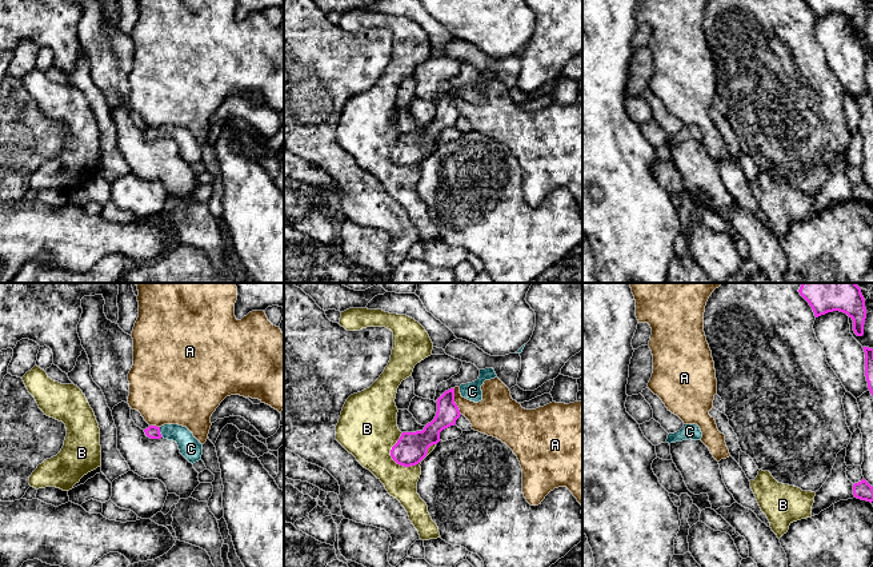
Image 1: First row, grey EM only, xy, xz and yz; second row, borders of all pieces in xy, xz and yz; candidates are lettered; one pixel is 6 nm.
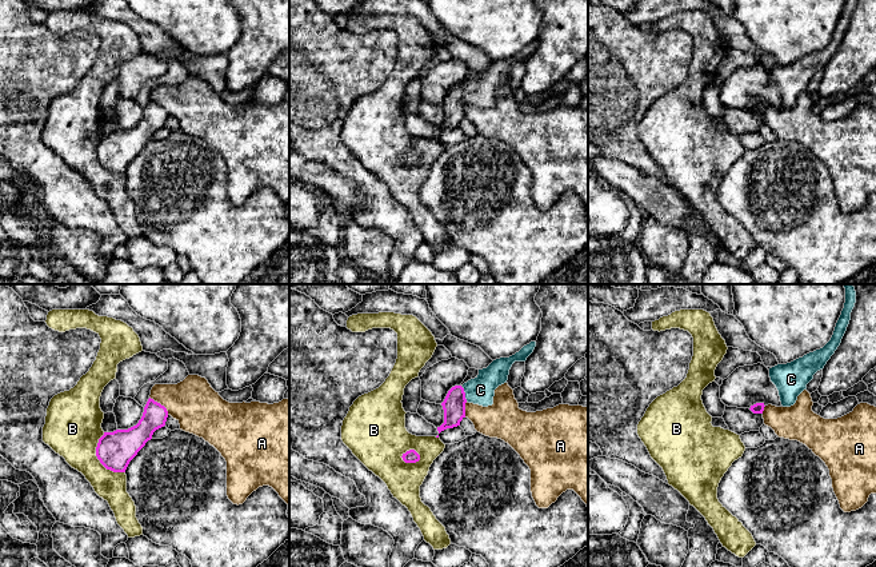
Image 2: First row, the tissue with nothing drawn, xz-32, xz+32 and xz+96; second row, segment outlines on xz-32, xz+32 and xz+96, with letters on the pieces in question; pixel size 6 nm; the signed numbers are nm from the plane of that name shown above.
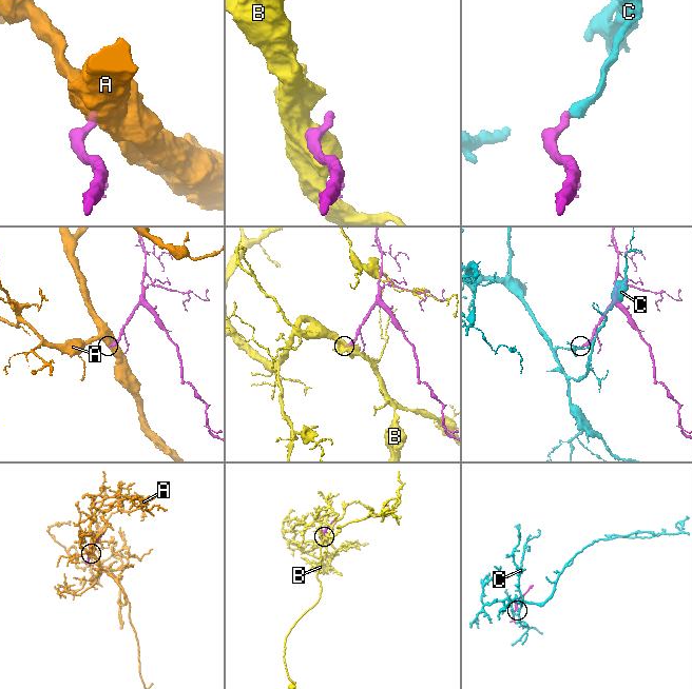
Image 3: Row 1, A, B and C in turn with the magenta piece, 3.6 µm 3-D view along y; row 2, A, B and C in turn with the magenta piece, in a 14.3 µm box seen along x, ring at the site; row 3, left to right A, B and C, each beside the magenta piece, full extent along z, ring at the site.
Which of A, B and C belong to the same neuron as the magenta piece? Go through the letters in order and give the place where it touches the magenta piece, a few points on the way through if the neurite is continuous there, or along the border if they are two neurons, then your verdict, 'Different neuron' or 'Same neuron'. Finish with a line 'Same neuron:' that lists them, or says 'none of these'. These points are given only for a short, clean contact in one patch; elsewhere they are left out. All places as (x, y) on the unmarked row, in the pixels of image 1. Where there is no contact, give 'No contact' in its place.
A: Touches magenta at xz (453, 103). Boundary: xz (453, 90), (453, 103), (461, 115). Different neuron
B: Touches magenta at xz (413, 166). Boundary: xz (435, 144), (415, 166), (400, 167), (389, 156). Different neuron
C: Touches magenta at xy (159, 134). Path across: xy (152, 132), (159, 134), (175, 134), (191, 150). Same neuron
Same neuron: C

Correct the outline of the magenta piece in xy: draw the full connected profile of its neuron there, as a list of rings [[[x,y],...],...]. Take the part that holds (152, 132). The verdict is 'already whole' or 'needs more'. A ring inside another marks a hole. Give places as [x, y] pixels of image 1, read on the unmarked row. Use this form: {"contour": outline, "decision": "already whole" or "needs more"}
{"contour": [[[179,125],[149,127],[144,133],[151,140],[164,139],[176,143],[180,155],[192,165],[201,161],[203,145],[187,128]]], "decision": "needs more"}

